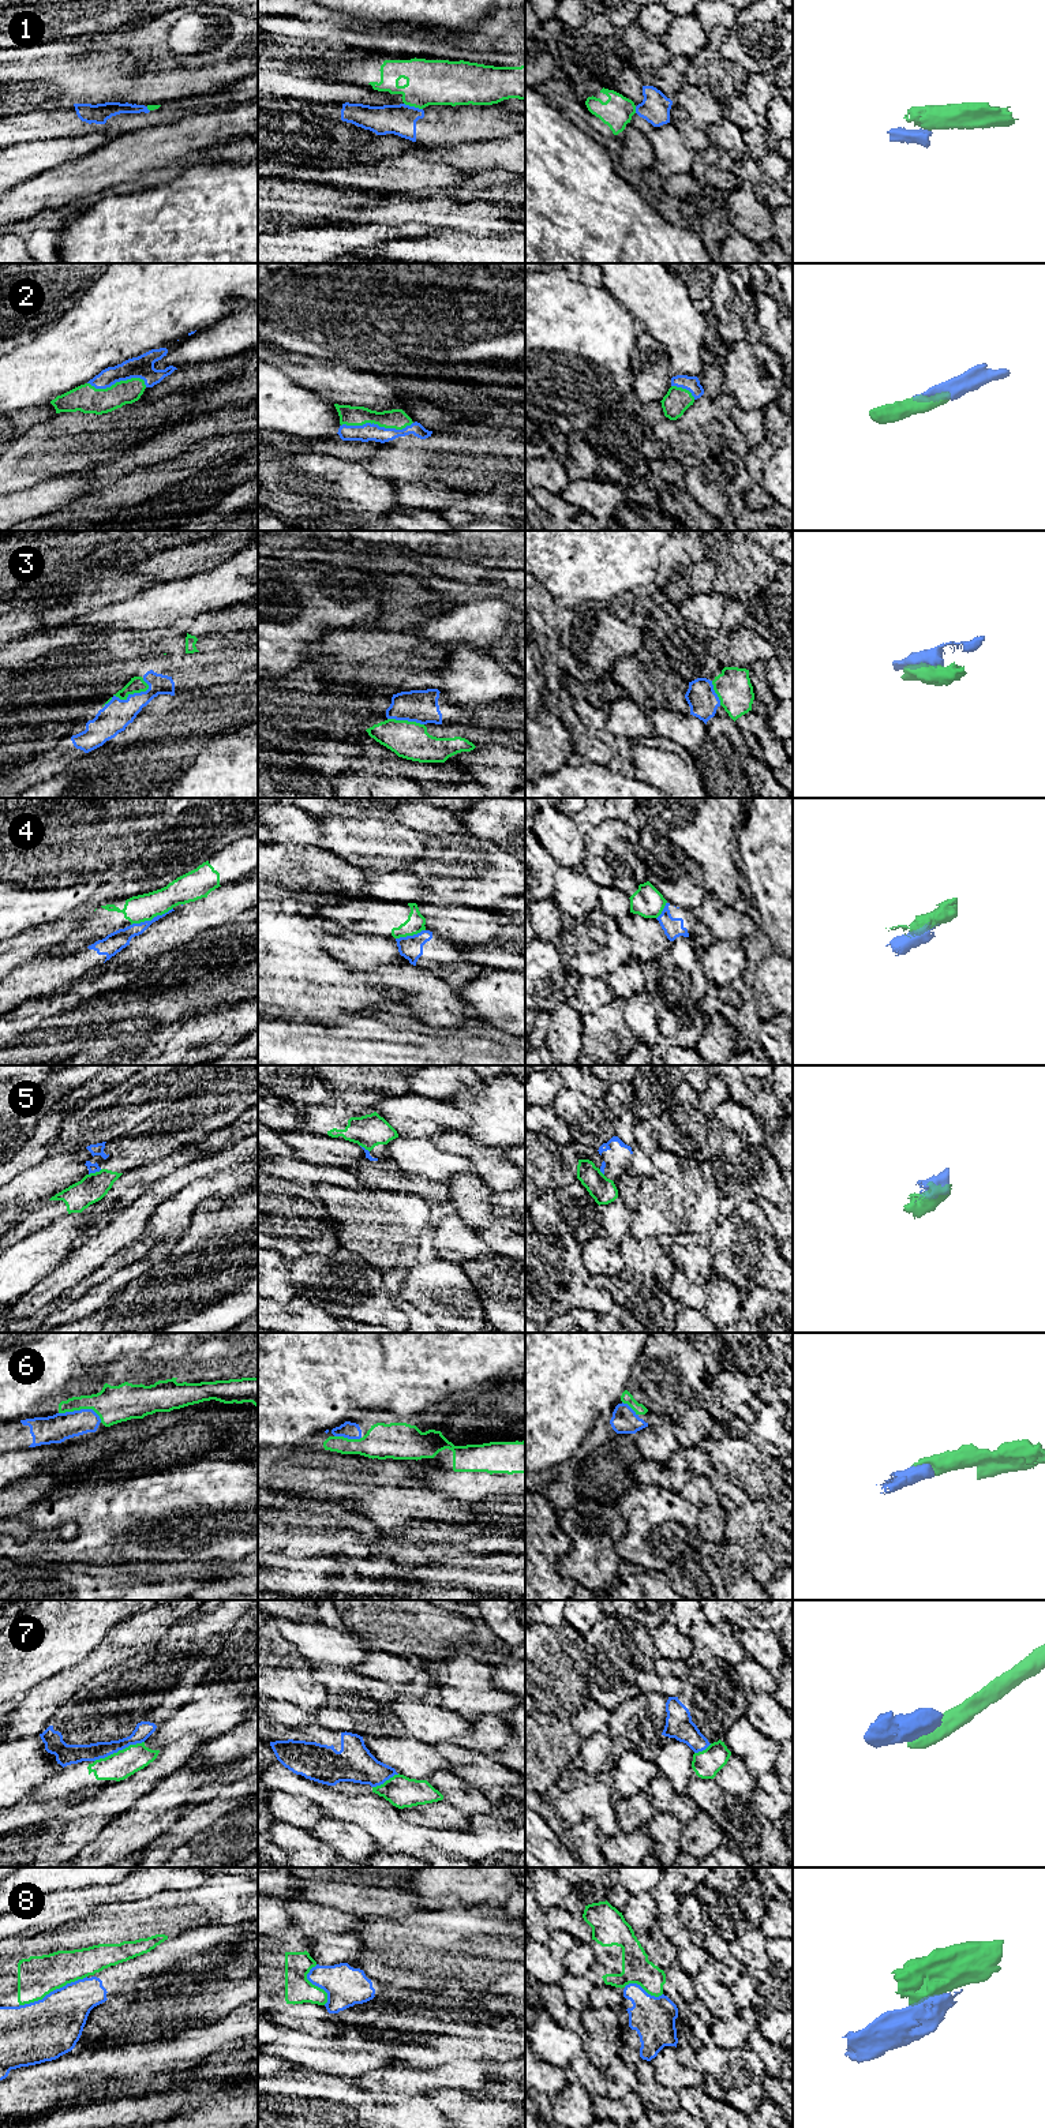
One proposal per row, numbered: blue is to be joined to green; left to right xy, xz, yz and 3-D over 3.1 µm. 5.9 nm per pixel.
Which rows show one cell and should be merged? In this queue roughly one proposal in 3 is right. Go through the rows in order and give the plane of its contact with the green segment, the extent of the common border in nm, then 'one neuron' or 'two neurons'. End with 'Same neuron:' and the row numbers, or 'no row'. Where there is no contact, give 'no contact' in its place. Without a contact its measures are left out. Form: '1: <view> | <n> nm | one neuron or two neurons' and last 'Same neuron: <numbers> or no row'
1: xz | 120 nm | two neurons
2: xz | 420 nm | one neuron
3: xy | 300 nm | one neuron
4: xy | 260 nm | two neurons
5: xy | 90 nm | two neurons
6: xy | 260 nm | one neuron
7: xy | 320 nm | two neurons
8: xy | 440 nm | two neurons
Same neuron: 2, 3, 6

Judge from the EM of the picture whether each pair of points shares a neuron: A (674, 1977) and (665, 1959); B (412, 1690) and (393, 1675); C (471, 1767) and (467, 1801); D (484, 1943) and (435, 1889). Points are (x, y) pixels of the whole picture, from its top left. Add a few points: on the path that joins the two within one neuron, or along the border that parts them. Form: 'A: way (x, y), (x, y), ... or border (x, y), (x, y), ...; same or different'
A: border (677, 1962), (665, 1975); different
B: way (408, 1686), (397, 1679); same
C: border (450, 1769), (480, 1790); different
D: border (429, 1907), (444, 1909); different

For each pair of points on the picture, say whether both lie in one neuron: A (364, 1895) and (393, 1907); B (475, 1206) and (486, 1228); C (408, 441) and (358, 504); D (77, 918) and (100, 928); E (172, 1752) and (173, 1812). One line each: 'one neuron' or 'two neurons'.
A: one neuron
B: two neurons
C: two neurons
D: two neurons
E: two neurons

